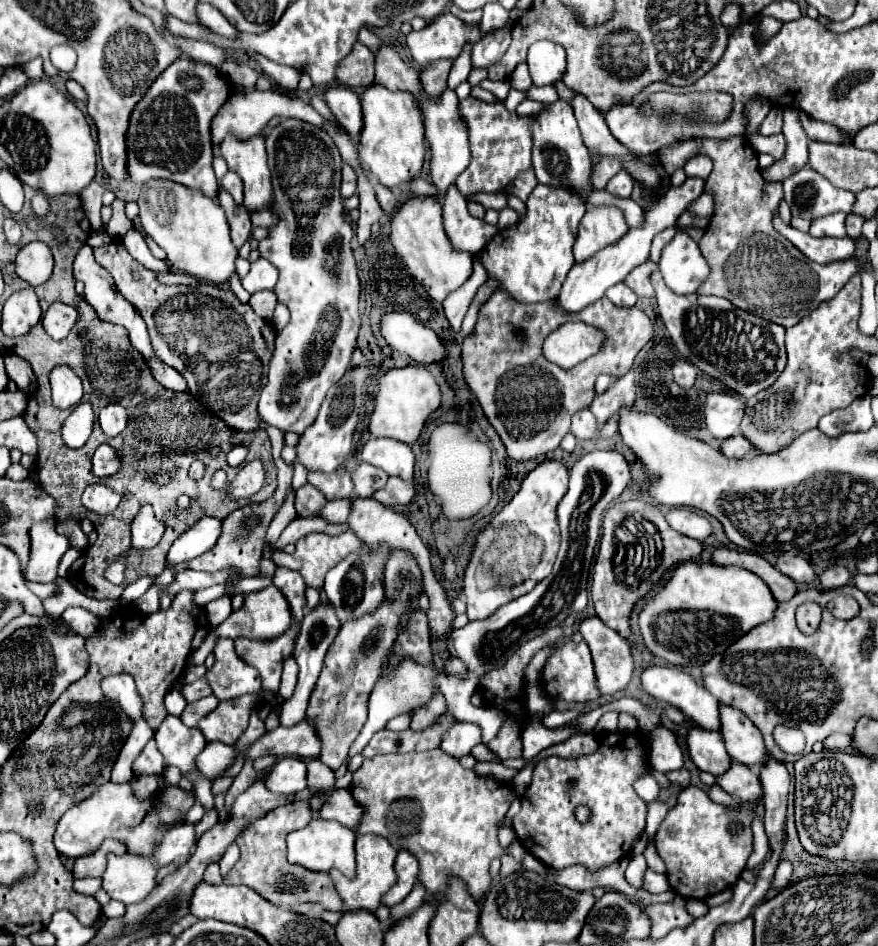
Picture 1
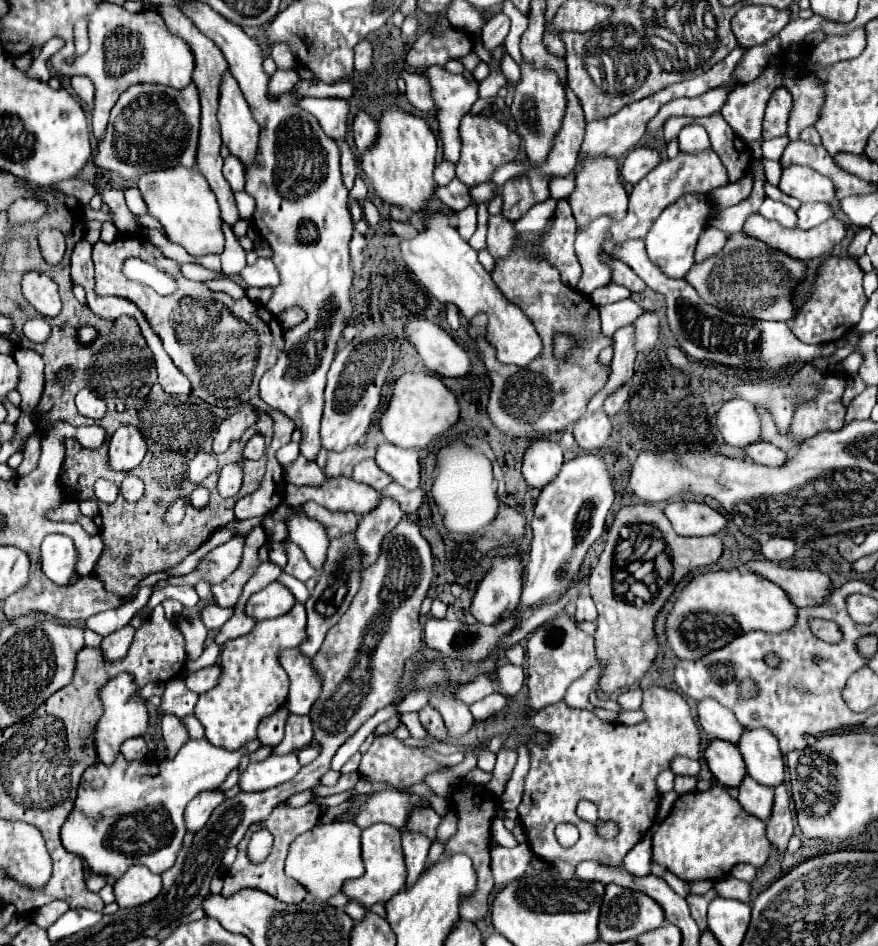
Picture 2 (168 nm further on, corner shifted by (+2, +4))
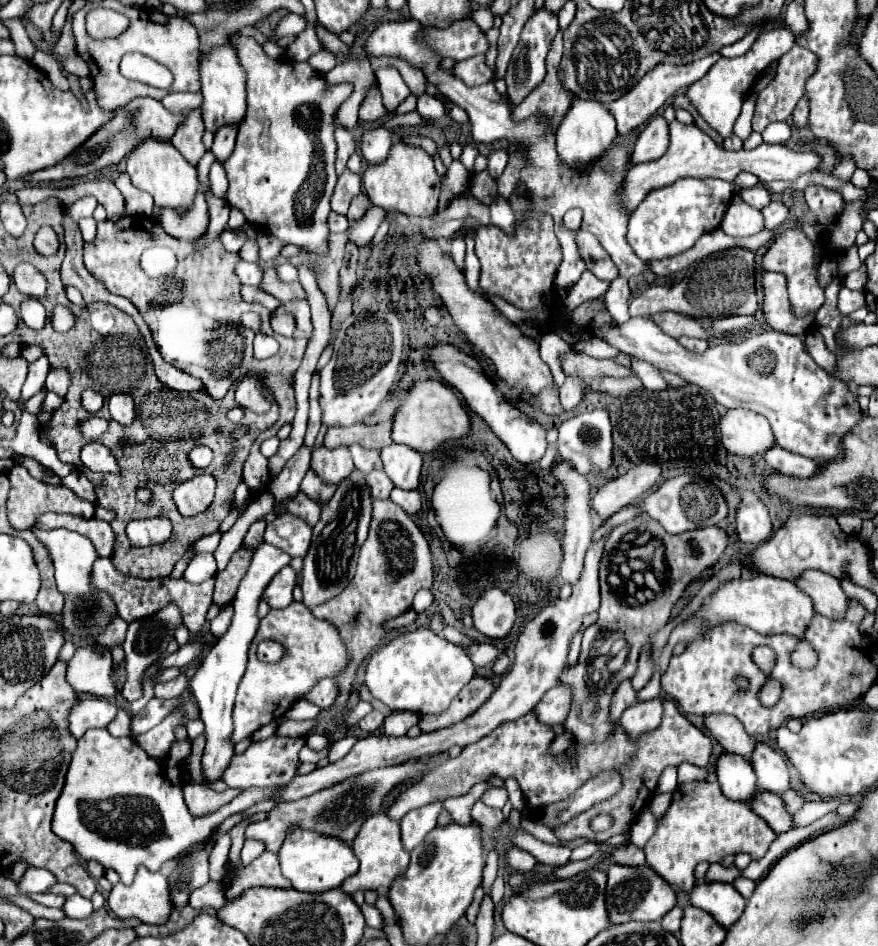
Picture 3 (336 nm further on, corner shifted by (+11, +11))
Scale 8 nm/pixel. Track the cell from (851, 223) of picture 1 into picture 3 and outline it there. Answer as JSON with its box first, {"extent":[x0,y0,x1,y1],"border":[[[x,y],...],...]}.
{"extent":[720,198,762,238],"border":[[[734,198],[730,202],[730,208],[726,210],[726,216],[724,216],[720,228],[728,236],[738,236],[738,238],[752,236],[752,234],[762,232],[762,214],[760,214],[760,210],[750,208],[742,200]]]}

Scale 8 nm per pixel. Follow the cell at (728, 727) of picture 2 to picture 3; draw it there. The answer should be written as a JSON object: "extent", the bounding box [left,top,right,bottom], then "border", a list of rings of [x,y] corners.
{"extent":[704,714,754,760],"border":[[[712,714],[712,716],[704,716],[704,724],[710,730],[710,734],[724,746],[726,752],[730,754],[738,754],[750,760],[752,752],[754,752],[754,738],[746,734],[746,730],[742,728],[740,720],[734,716],[724,716],[724,714]]]}

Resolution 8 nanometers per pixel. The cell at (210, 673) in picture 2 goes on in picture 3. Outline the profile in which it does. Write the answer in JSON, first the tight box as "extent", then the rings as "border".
{"extent":[154,674,188,700],"border":[[[180,674],[178,678],[174,678],[174,680],[170,680],[170,682],[164,682],[164,684],[158,682],[156,688],[154,688],[154,696],[160,698],[160,700],[176,698],[176,696],[180,696],[180,694],[186,690],[186,686],[188,686],[188,680],[186,680],[184,674]]]}

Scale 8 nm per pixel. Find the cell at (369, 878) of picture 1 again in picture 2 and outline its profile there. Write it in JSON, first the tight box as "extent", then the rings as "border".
{"extent":[343,823,405,909],"border":[[[377,823],[373,827],[363,829],[361,833],[361,855],[365,863],[365,875],[359,879],[349,879],[343,883],[343,893],[349,899],[355,899],[361,907],[371,909],[375,903],[387,903],[395,891],[401,891],[405,887],[405,861],[401,851],[401,835],[395,827]]]}

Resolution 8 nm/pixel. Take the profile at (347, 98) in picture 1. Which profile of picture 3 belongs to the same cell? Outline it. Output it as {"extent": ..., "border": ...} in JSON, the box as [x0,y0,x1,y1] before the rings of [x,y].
{"extent":[360,128,392,164],"border":[[[372,128],[362,136],[360,150],[368,164],[382,164],[382,160],[388,156],[392,144],[392,134],[384,128]]]}

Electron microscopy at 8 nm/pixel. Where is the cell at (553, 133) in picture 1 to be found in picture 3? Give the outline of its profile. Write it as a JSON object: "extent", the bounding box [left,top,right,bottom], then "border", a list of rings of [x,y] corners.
{"extent":[506,8,558,104],"border":[[[538,8],[534,10],[534,14],[530,16],[530,20],[526,20],[522,36],[518,40],[518,48],[514,48],[514,56],[510,60],[508,72],[506,72],[506,84],[508,84],[508,98],[514,100],[514,104],[522,102],[546,76],[546,54],[550,50],[550,44],[554,40],[558,32],[558,16],[548,10],[548,8]]]}

